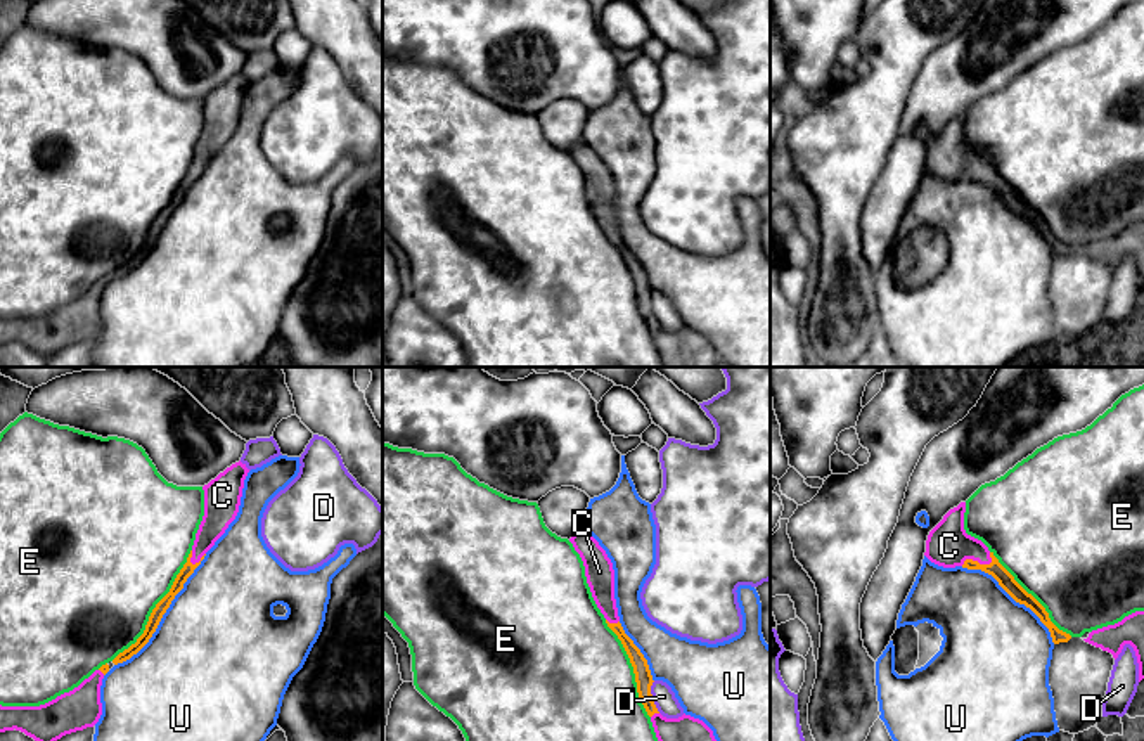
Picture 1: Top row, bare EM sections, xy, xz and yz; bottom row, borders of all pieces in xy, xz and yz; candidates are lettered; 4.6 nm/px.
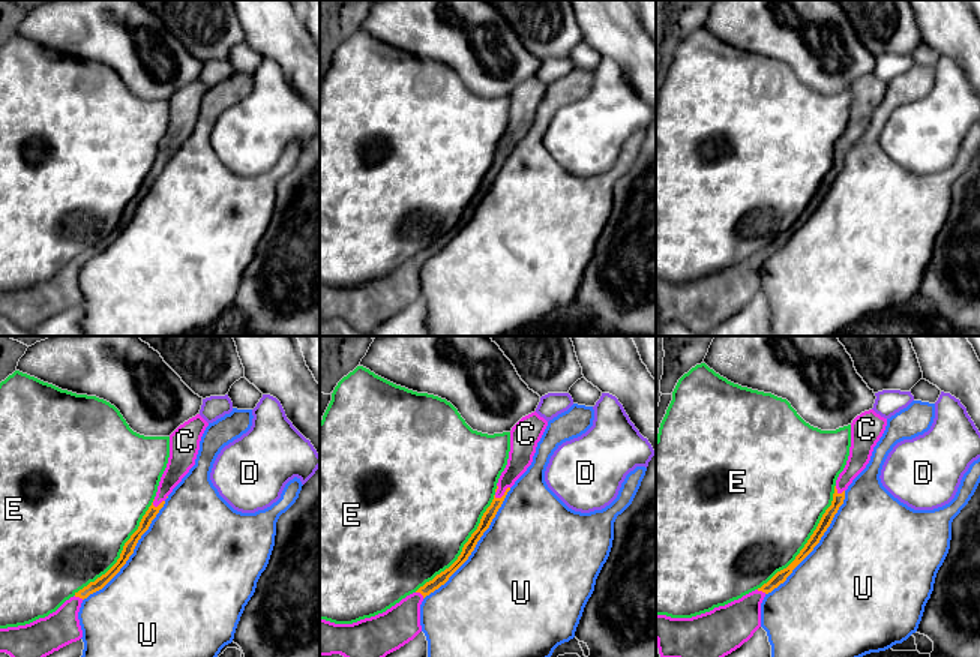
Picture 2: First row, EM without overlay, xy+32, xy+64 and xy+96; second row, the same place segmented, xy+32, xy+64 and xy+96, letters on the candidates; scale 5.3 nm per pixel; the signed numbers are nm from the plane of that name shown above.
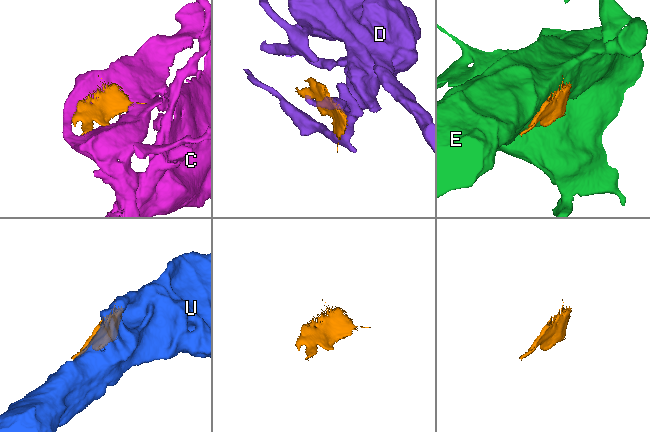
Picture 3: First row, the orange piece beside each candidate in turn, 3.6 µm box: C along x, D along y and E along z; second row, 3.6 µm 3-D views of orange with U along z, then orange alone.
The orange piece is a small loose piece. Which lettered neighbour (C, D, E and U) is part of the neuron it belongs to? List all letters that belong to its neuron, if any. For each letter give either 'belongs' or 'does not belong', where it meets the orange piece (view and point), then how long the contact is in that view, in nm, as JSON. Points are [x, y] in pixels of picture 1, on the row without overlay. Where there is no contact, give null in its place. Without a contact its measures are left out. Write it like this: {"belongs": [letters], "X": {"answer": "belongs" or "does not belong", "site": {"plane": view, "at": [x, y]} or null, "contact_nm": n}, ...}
{"belongs": ["C"], "C": {"answer": "belongs", "site": {"plane": "yz", "at": [976, 173]}, "contact_nm": 160}, "D": {"answer": "does not belong", "site": {"plane": "xz", "at": [651, 309]}, "contact_nm": 160}, "E": {"answer": "does not belong", "site": {"plane": "xy", "at": [154, 220]}, "contact_nm": 650}, "U": {"answer": "does not belong", "site": {"plane": "xy", "at": [163, 225]}, "contact_nm": 650}}

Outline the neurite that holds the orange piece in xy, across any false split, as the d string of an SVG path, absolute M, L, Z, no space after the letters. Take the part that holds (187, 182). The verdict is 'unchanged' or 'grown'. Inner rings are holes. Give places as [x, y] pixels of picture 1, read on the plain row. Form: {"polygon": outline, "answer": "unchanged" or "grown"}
{"polygon": "M241 73L227 80L215 92L202 99L204 102L204 128L196 145L192 163L187 175L177 187L170 204L156 216L144 246L128 261L119 265L112 275L123 275L137 267L156 244L163 227L170 220L175 208L183 201L187 190L201 177L206 164L215 158L215 154L225 145L228 137L235 132L241 118L244 92L249 81Z", "answer": "grown"}

